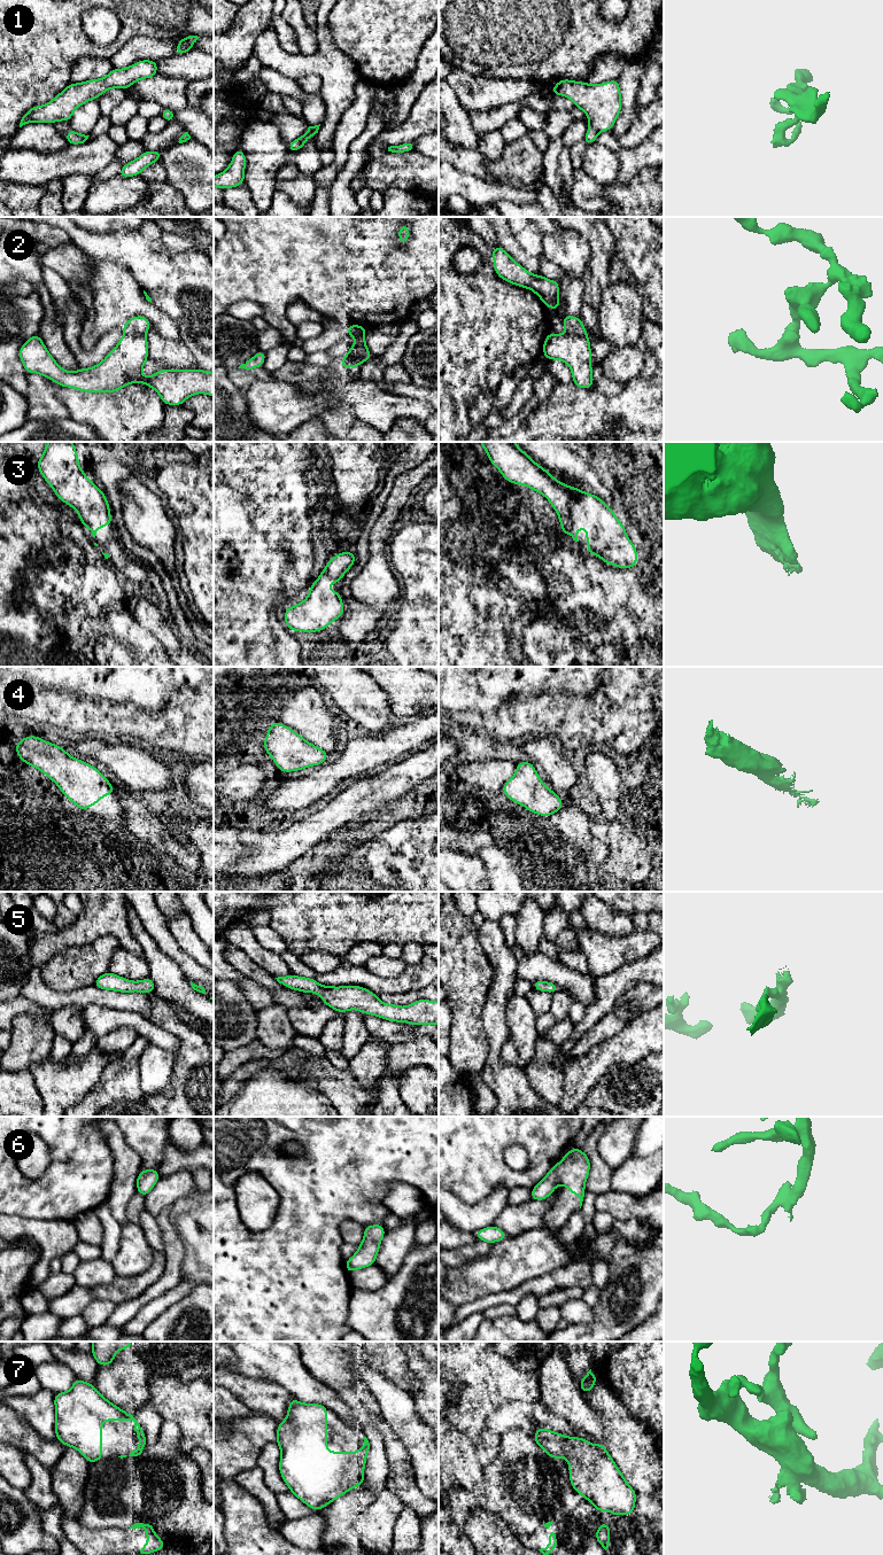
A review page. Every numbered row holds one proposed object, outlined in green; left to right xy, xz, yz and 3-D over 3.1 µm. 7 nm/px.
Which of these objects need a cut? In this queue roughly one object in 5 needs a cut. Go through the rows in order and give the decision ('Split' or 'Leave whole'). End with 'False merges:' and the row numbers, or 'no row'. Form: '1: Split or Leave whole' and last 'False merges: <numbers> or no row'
1: Leave whole
2: Split
3: Leave whole
4: Leave whole
5: Leave whole
6: Leave whole
7: Leave whole
False merges: 2

